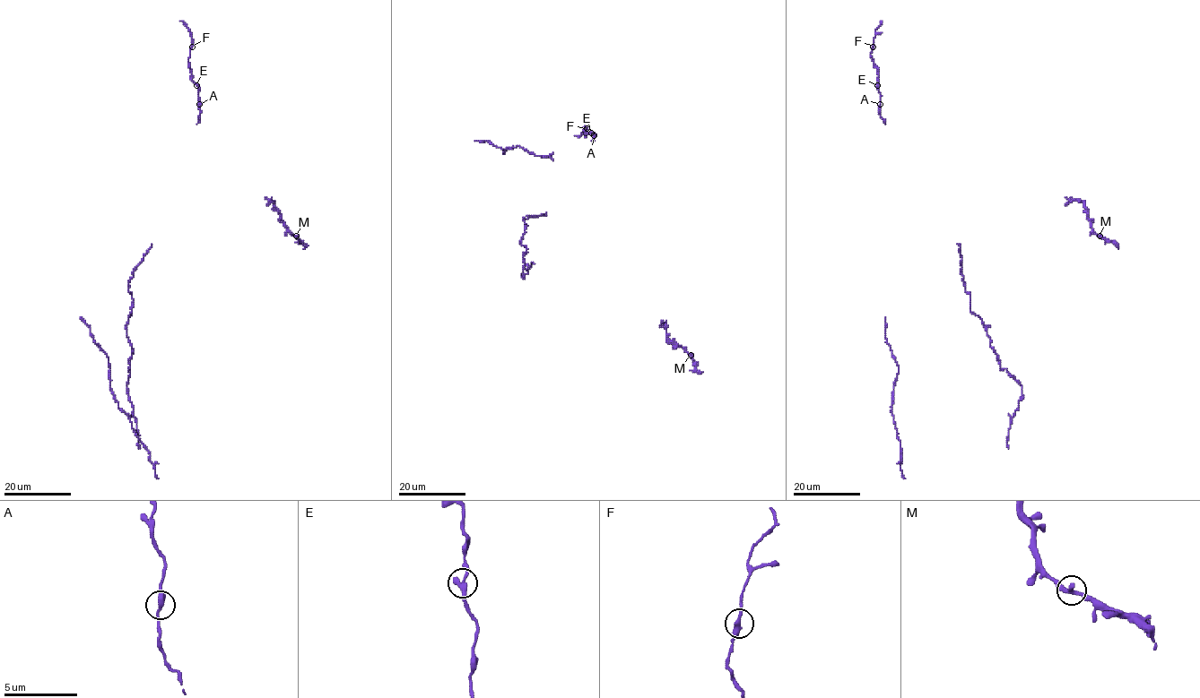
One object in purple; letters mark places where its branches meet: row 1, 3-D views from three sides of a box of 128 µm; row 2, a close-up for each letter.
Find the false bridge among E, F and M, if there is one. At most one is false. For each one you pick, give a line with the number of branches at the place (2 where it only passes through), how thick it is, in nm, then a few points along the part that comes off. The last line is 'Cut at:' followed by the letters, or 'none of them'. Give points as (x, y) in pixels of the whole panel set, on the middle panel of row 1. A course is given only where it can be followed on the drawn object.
Cut at: none of them

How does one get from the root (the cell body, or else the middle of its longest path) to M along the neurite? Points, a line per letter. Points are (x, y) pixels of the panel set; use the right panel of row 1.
M: (1065, 204), (1082, 200), (1088, 212), (1091, 229), (1100, 236)

